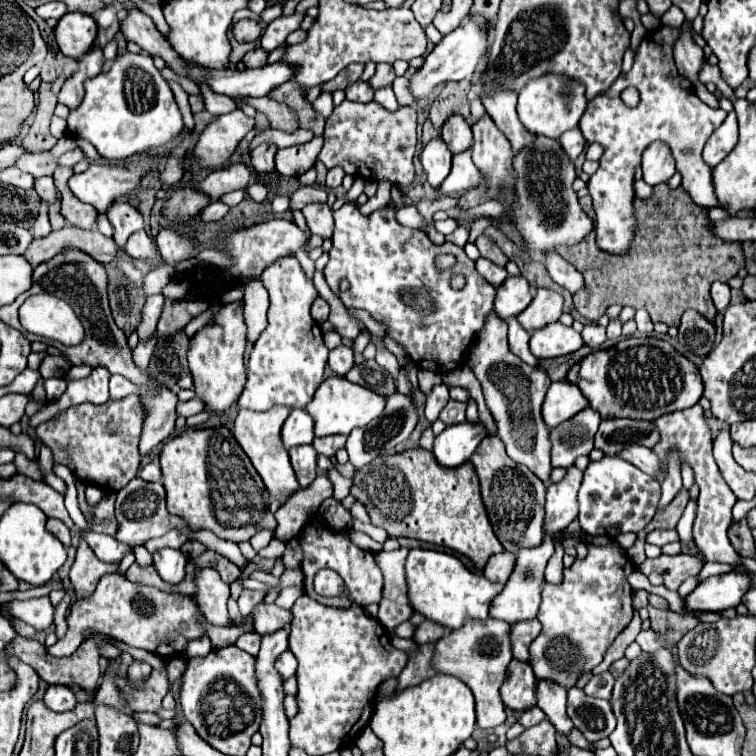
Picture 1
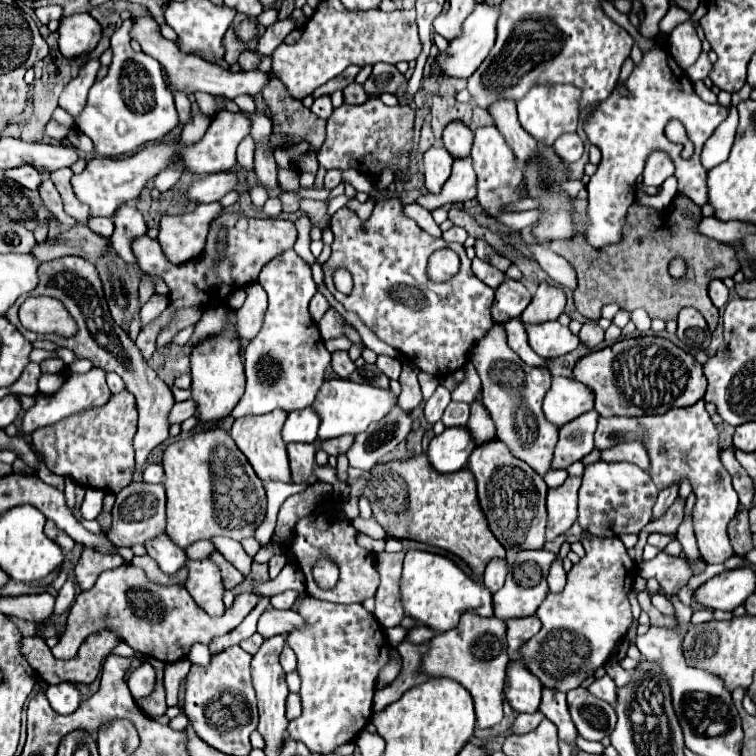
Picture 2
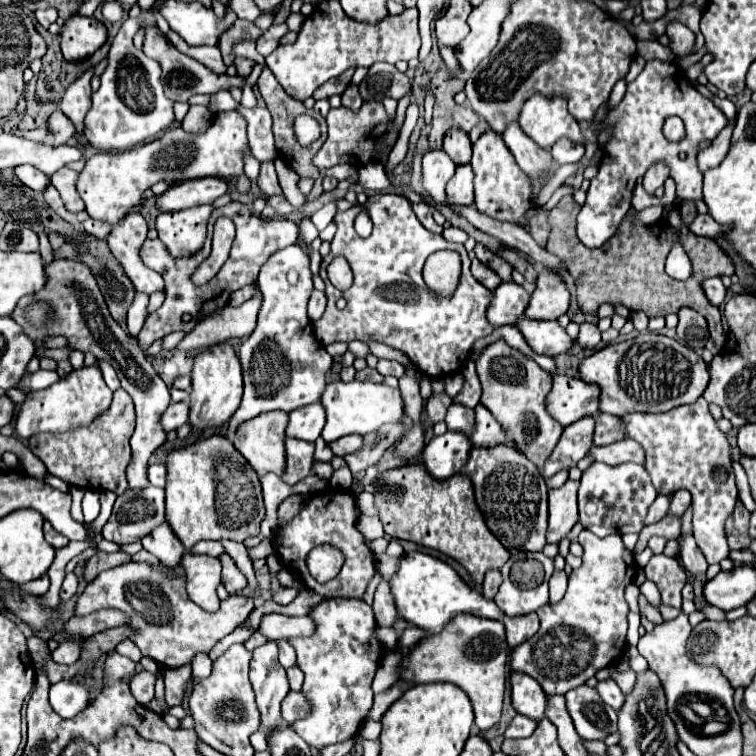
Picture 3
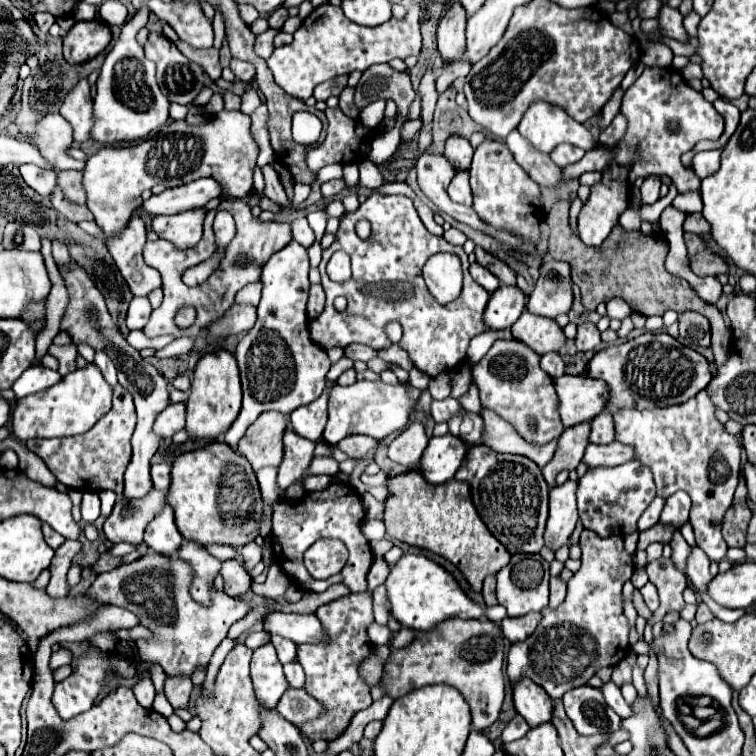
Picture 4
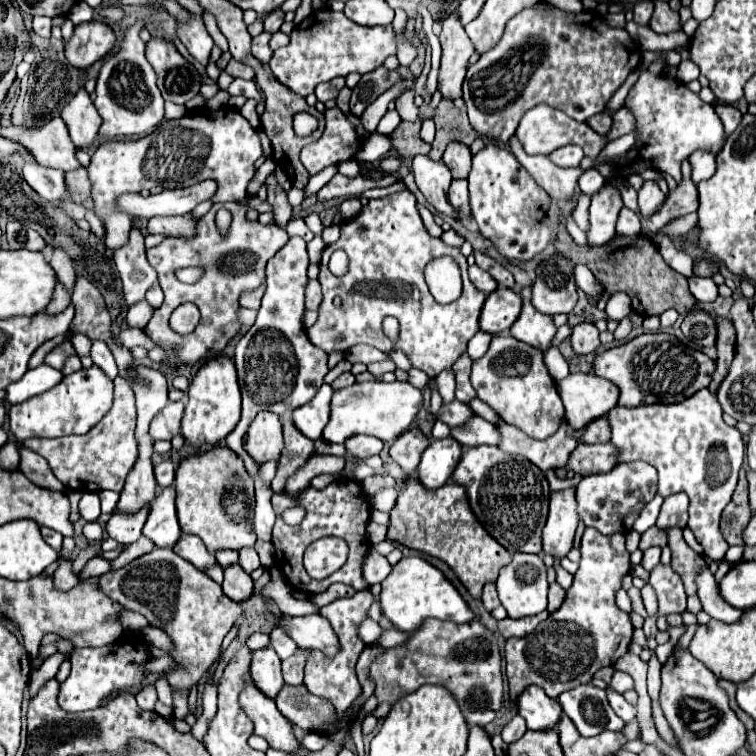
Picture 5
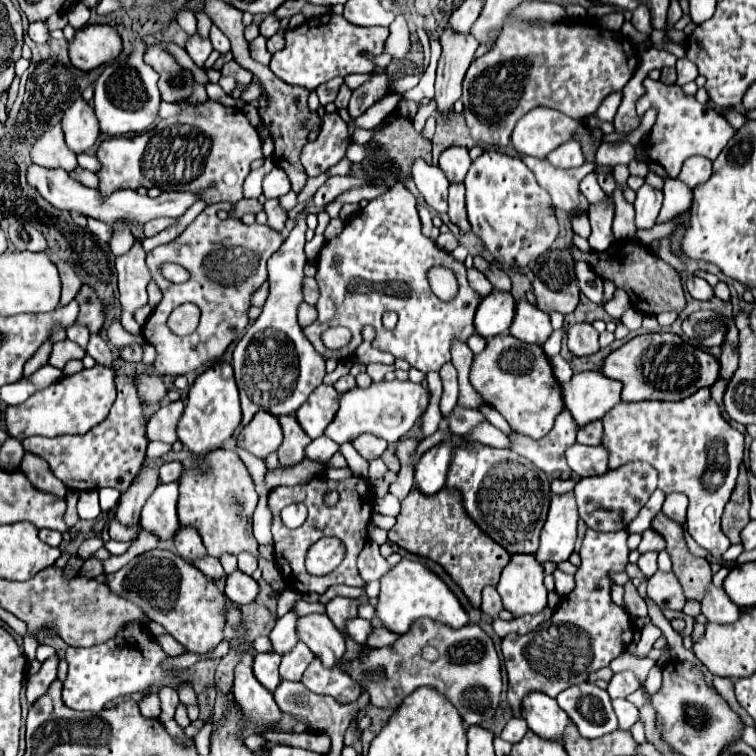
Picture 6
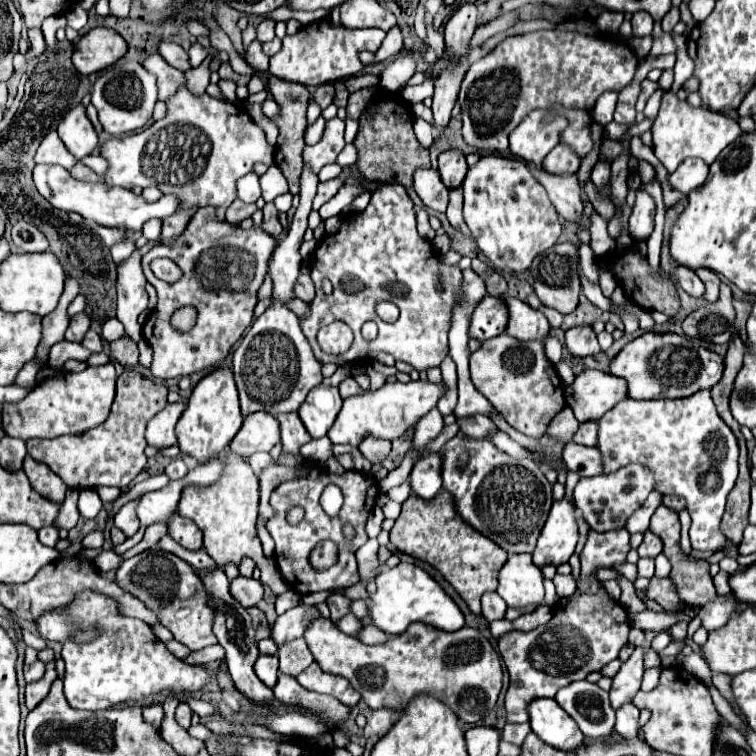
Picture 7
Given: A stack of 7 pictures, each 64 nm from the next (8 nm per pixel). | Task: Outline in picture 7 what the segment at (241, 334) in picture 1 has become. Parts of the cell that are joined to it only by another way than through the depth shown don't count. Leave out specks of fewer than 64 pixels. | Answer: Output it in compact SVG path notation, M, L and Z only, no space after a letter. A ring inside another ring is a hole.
M218 368L218 370L210 372L206 378L202 378L196 384L196 388L192 390L186 410L176 424L178 446L188 456L192 456L198 464L204 464L210 458L218 456L226 448L226 444L232 442L232 438L236 436L240 426L242 426L242 414L240 414L238 392L236 392L232 370Z

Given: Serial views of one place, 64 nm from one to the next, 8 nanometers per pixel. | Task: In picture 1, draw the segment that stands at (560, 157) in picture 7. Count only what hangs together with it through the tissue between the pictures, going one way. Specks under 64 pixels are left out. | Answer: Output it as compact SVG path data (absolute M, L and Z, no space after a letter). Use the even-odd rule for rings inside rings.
M578 128L564 132L564 134L558 138L558 142L560 142L560 146L564 148L564 152L568 154L568 158L570 158L572 162L584 152L584 144L586 144L586 140L584 140L584 136L582 136L582 132L580 132Z

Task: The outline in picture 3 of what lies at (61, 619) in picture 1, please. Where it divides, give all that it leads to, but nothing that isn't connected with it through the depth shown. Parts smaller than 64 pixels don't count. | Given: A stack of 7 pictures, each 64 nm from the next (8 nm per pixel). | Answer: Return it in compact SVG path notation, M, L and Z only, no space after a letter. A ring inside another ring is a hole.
M76 572L66 574L66 580L62 584L62 602L70 600L76 594L76 588L78 588L78 576L76 576Z

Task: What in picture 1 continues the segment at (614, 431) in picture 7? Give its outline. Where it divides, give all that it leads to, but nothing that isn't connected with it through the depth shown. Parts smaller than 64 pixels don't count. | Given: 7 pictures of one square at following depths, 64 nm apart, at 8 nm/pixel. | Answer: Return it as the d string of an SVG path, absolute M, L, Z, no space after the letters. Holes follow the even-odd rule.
M700 404L686 408L686 410L676 410L670 414L664 414L660 418L654 420L658 432L660 432L660 442L652 448L656 452L656 456L660 458L660 472L656 474L656 480L662 482L666 472L668 472L668 456L672 450L678 452L680 462L690 464L690 468L694 470L694 480L696 486L700 488L700 496L698 496L698 510L696 510L696 520L694 520L694 542L702 554L702 558L706 562L728 562L728 564L736 564L738 562L738 554L734 552L730 540L728 540L728 526L732 524L732 506L736 504L736 496L730 490L730 486L726 484L726 480L722 478L718 464L712 456L712 448L714 448L714 436L712 430L706 422L704 410Z

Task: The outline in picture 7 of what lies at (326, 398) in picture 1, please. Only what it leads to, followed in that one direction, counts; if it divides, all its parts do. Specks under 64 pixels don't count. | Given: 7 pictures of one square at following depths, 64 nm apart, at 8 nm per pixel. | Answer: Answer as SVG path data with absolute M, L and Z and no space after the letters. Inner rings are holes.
M418 380L418 382L408 382L408 384L402 384L402 382L384 384L376 392L368 390L362 396L346 398L336 422L332 424L328 432L328 438L332 440L332 444L348 444L354 448L358 448L364 436L394 440L402 436L412 424L416 424L426 412L430 412L446 392L448 392L448 386L444 382Z

